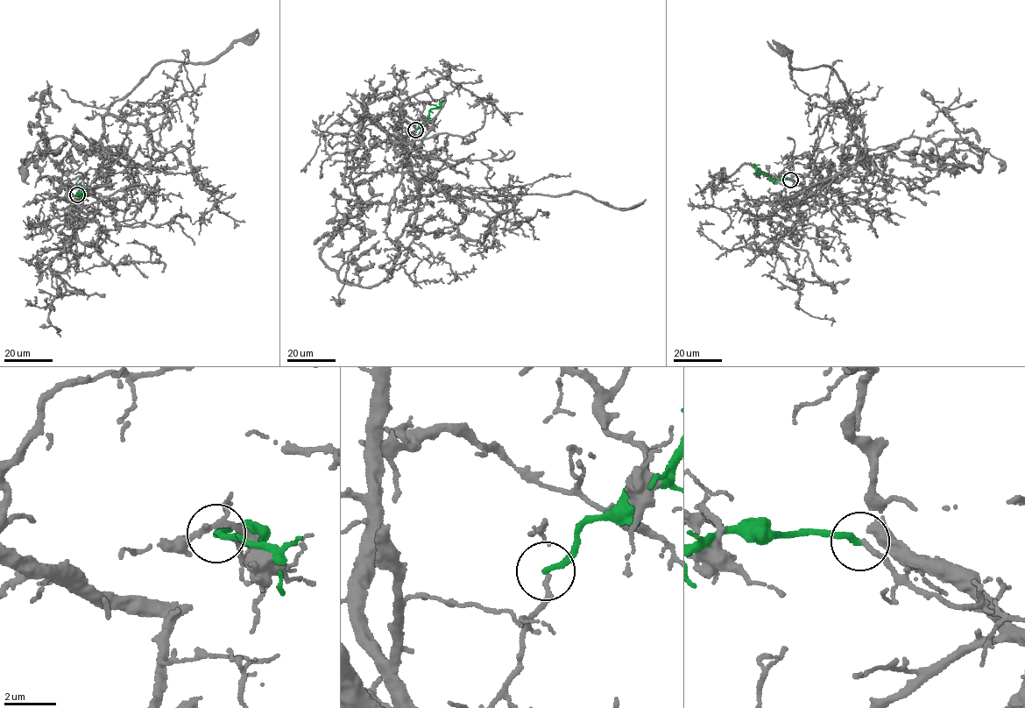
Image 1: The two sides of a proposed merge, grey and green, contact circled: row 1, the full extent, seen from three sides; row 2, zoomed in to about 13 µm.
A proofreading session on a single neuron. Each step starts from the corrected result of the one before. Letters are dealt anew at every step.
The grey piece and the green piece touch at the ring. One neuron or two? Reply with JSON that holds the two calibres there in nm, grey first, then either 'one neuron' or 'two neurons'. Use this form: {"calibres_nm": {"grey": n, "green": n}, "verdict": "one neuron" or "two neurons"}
{"calibres_nm": {"grey": 150, "green": 240}, "verdict": "two neurons"}

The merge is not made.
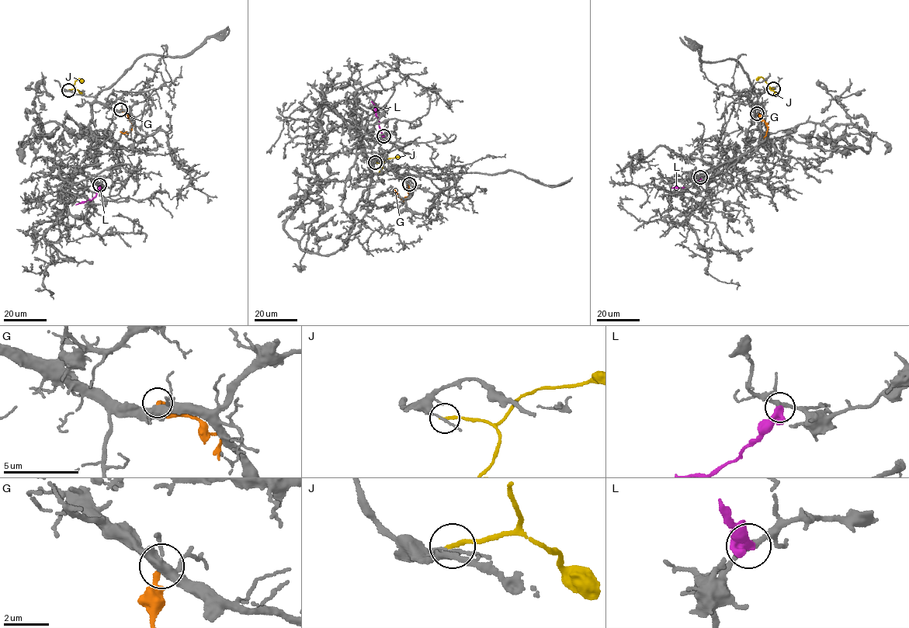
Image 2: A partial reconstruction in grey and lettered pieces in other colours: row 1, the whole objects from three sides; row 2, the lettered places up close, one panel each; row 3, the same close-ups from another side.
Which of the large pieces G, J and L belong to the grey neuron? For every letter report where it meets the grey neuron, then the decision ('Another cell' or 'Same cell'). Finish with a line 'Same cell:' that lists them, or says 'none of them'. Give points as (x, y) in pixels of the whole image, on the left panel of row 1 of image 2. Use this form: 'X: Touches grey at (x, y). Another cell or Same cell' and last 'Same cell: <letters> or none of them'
G: Touches grey at (120, 109). Another cell
J: Touches grey at (68, 90). Another cell
L: Touches grey at (99, 185). Another cell
Same cell: none of them

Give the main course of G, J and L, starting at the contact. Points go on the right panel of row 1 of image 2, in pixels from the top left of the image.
G: (757, 113), (761, 116), (767, 129), (763, 138), (761, 136)
J: (773, 88), (762, 78), (756, 78)
L: (700, 177), (693, 185), (684, 188), (671, 188)

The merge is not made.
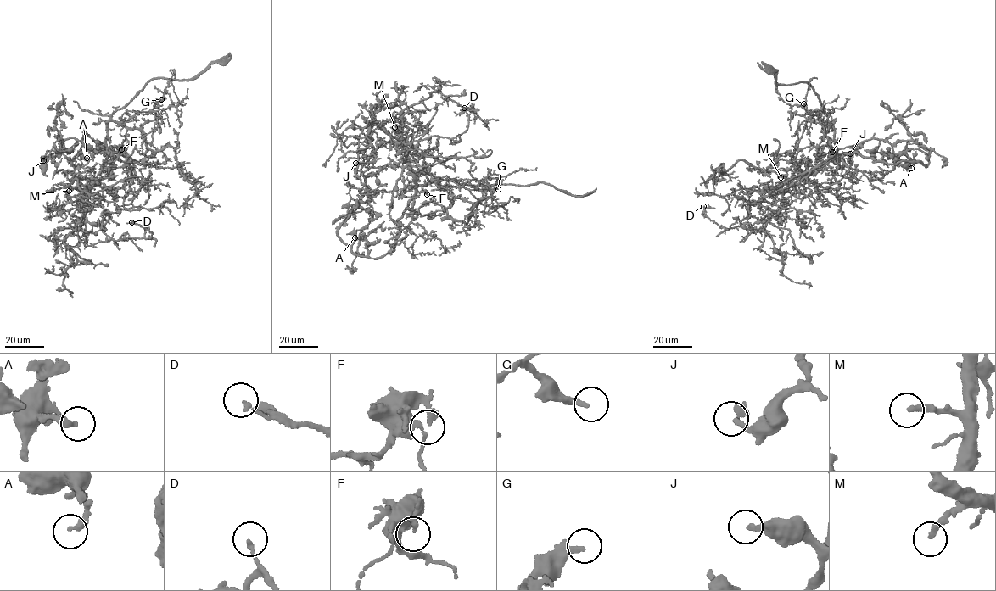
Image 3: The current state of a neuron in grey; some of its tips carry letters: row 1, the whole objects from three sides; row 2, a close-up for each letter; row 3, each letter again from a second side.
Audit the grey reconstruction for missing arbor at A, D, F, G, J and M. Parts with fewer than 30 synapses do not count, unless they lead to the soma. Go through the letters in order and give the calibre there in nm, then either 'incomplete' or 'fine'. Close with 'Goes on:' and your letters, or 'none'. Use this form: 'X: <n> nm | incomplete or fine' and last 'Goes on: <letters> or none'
A: 280 nm | fine
D: 150 nm | fine
F: 200 nm | fine
G: 240 nm | incomplete
J: 200 nm | fine
M: 240 nm | incomplete
Goes on: G, M

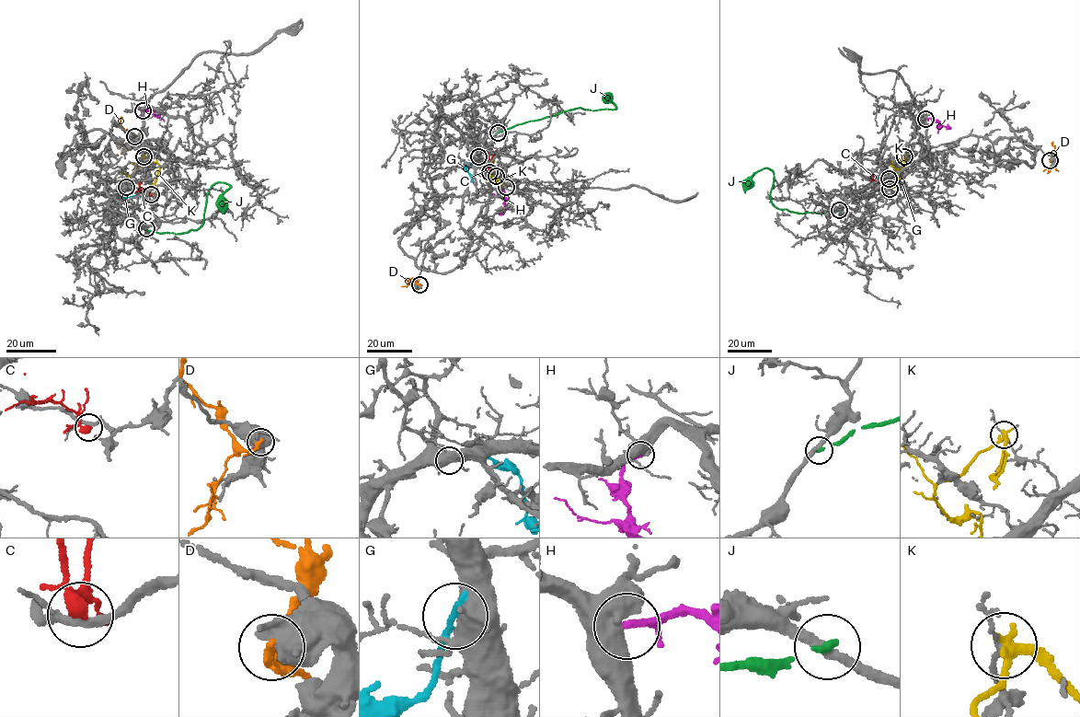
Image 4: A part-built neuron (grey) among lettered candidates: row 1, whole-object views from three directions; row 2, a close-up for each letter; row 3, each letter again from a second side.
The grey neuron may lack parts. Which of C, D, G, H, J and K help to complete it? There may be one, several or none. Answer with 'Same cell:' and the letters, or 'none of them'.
Same cell: H

